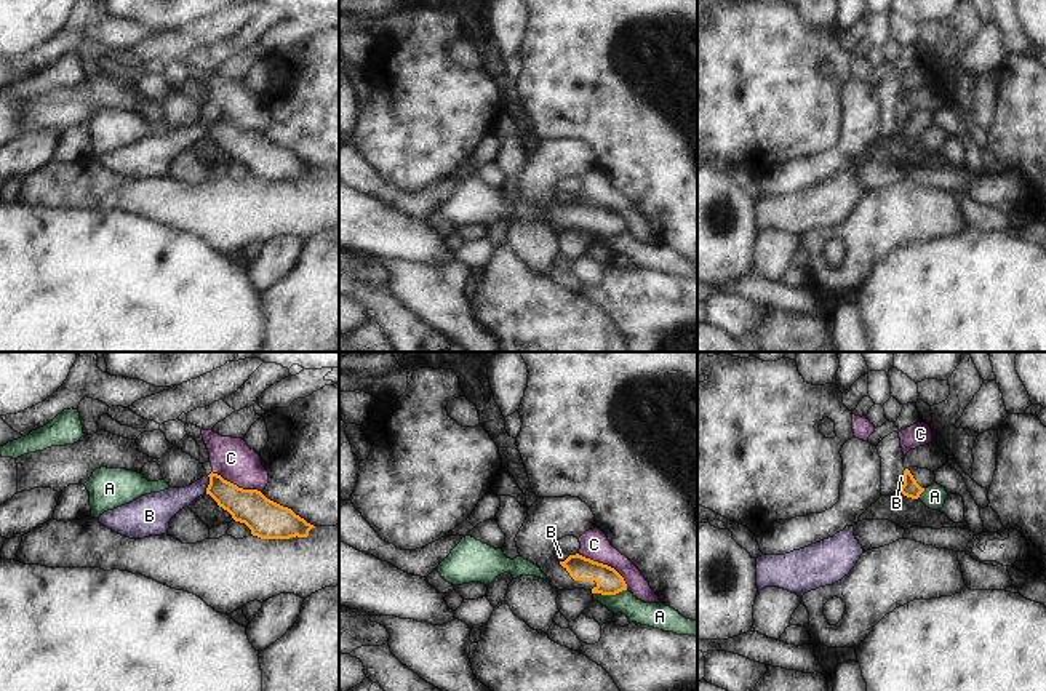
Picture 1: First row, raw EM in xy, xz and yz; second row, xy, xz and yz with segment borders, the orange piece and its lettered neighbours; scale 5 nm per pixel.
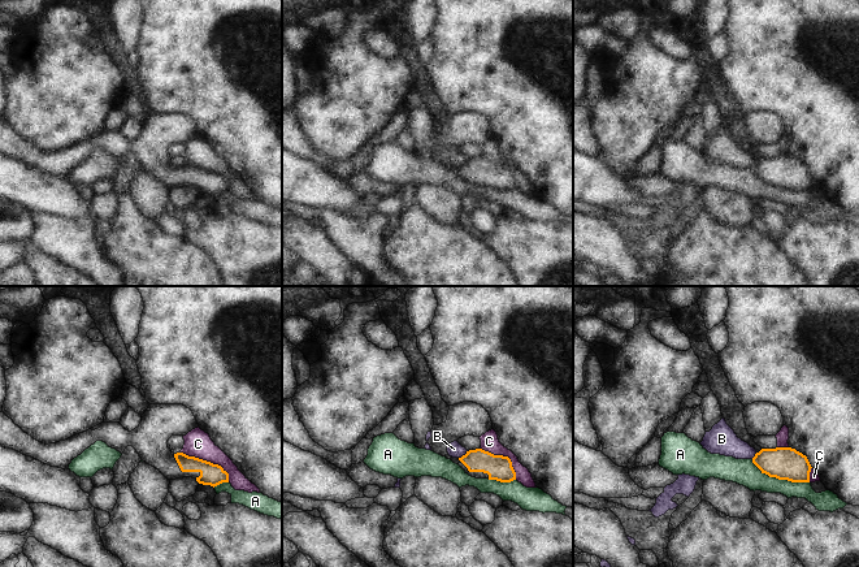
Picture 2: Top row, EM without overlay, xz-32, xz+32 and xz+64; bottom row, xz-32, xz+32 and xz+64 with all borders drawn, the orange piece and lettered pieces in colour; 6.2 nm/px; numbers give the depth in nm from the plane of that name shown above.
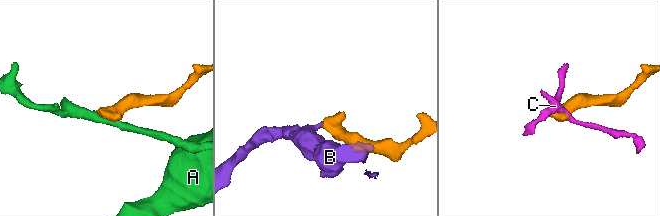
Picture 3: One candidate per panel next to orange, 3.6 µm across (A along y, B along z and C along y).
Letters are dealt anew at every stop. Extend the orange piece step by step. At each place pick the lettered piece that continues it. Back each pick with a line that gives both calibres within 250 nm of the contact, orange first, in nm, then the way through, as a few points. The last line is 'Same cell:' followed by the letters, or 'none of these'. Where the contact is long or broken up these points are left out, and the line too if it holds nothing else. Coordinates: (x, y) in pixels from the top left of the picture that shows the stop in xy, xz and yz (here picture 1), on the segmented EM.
Same cell: none of these

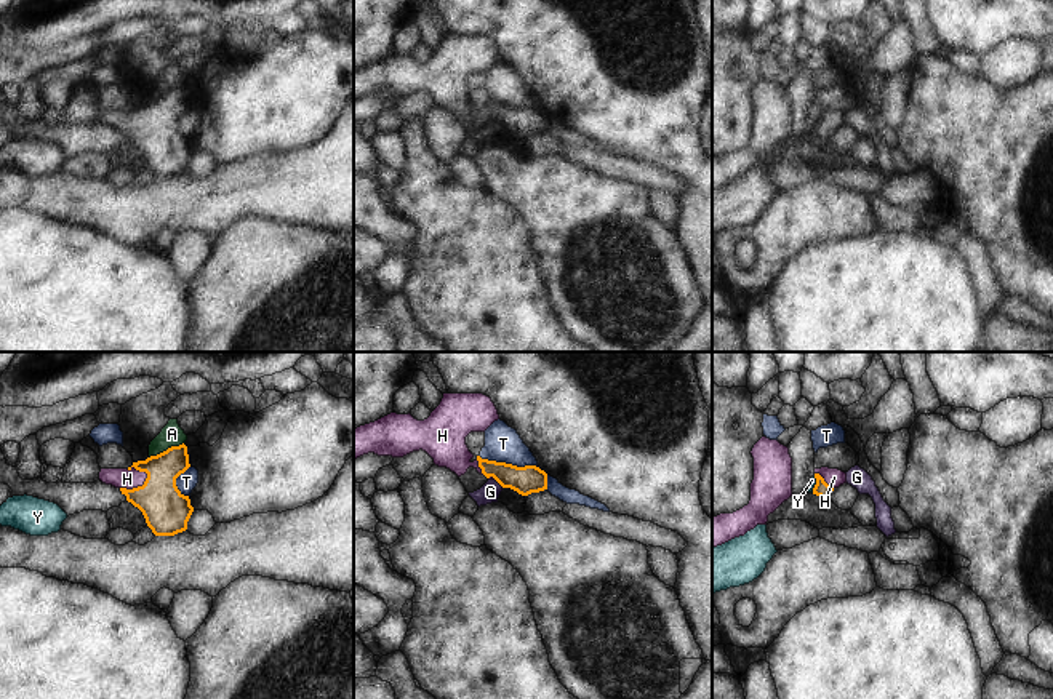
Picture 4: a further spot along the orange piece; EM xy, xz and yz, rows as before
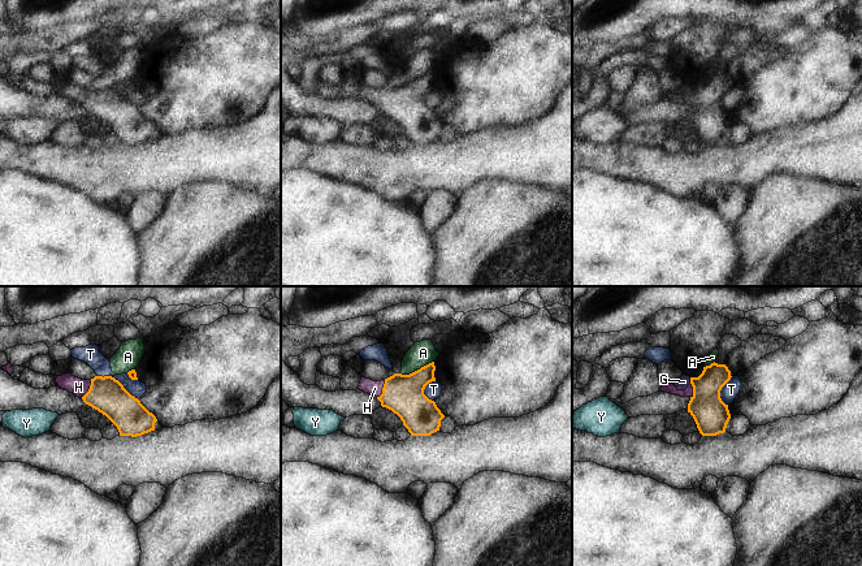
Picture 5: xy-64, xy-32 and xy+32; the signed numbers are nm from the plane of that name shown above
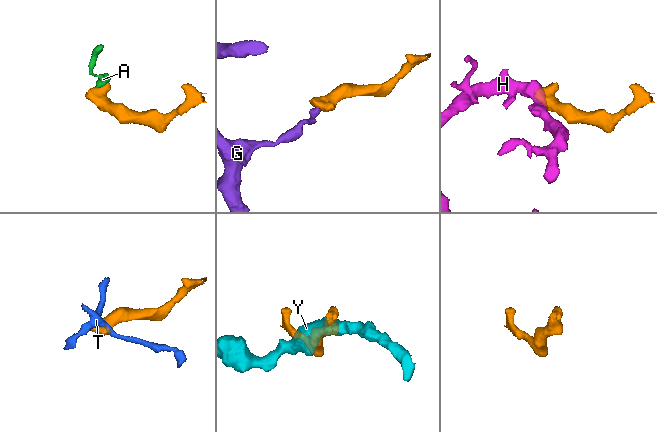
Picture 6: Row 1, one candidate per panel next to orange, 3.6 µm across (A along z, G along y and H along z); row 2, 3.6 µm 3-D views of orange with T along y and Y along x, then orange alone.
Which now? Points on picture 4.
H: calibres 220 and 100 nm; way xy (167, 512), (138, 487), (127, 479)
Same cell: H

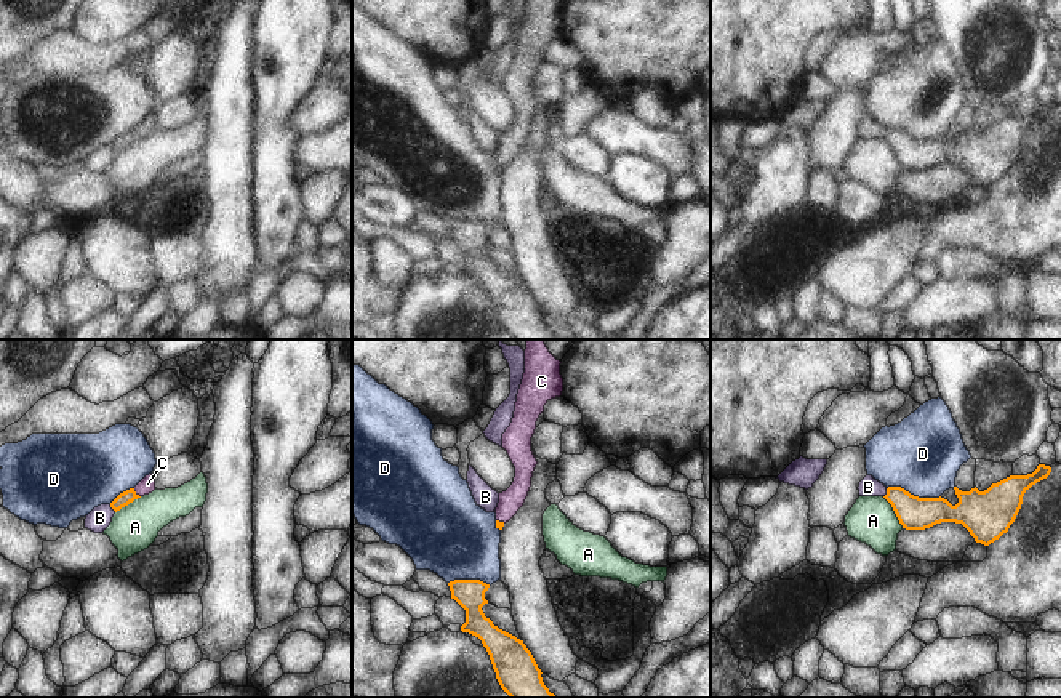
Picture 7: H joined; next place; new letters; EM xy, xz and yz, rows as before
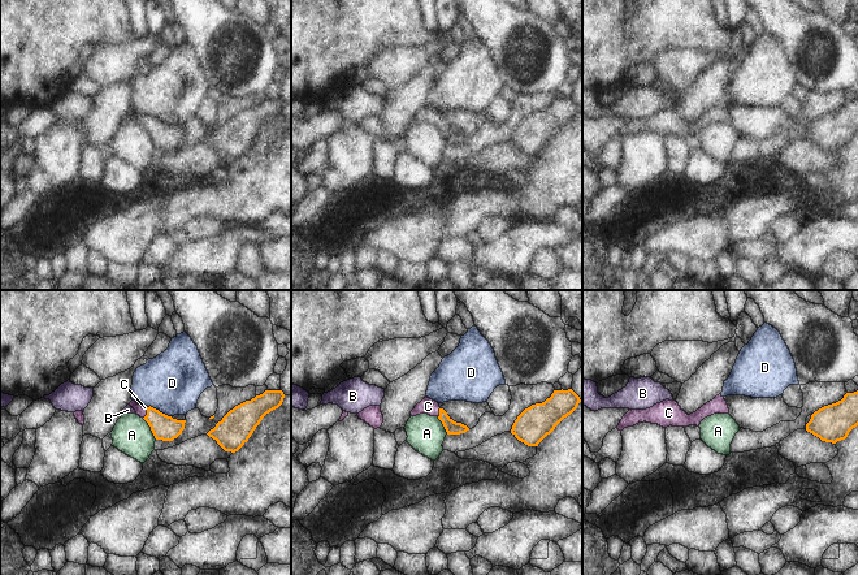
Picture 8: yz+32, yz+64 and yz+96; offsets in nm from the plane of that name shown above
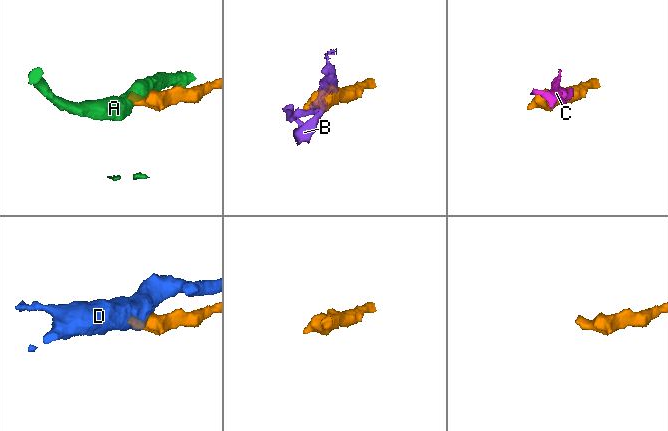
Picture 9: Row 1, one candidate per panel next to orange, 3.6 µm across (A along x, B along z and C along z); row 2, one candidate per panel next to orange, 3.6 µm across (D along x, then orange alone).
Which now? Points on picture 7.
C: calibres 70 and 80 nm; way xy (125, 498), (135, 493), (148, 484)
Same cell: C

